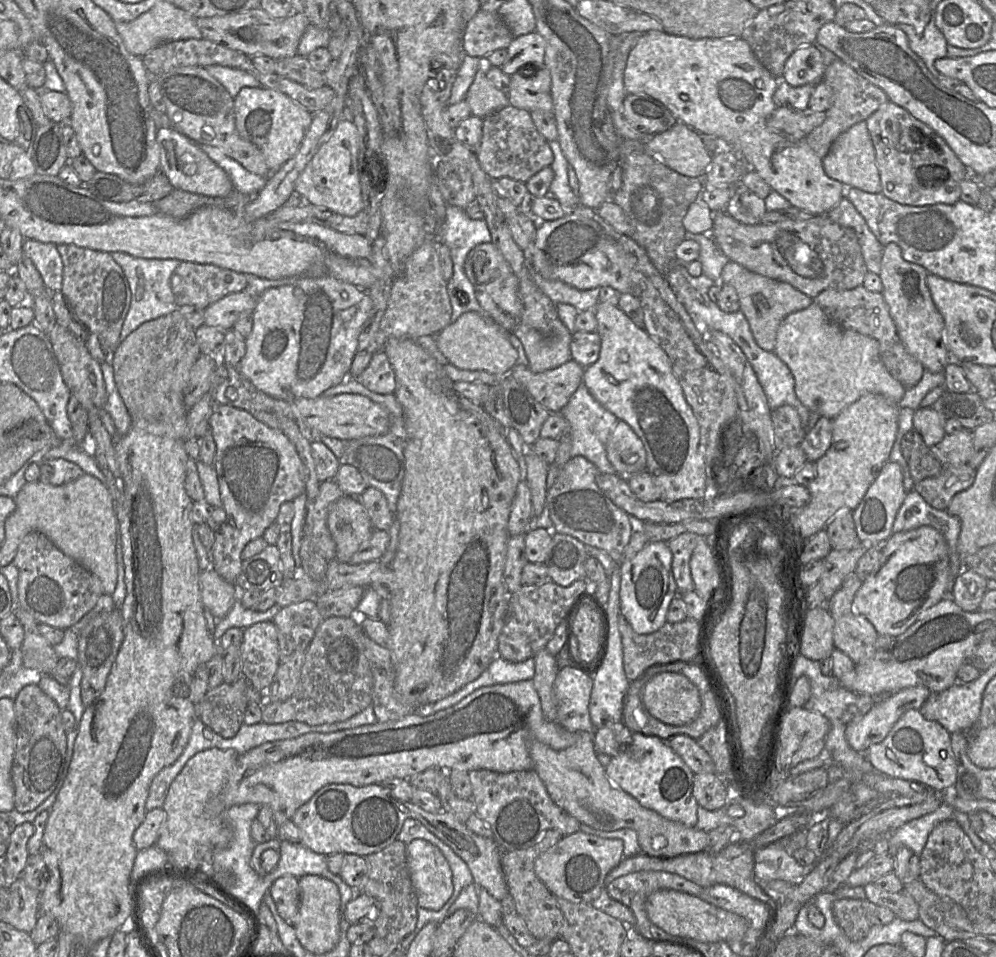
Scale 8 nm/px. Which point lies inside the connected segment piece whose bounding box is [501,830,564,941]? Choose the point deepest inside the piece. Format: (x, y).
(535, 904)

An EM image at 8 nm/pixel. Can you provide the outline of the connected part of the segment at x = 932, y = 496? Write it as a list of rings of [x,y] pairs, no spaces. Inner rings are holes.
[[[963,428],[957,433],[946,434],[939,443],[930,447],[930,450],[940,461],[942,470],[936,476],[928,477],[915,483],[914,490],[932,507],[939,510],[947,510],[953,497],[958,492],[969,488],[974,482],[976,470],[969,465],[973,452],[973,432]]]

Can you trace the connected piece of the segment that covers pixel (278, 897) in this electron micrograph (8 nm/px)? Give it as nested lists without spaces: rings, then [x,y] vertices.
[[[292,875],[279,877],[272,883],[269,889],[278,914],[288,925],[293,927],[300,904],[298,879]]]

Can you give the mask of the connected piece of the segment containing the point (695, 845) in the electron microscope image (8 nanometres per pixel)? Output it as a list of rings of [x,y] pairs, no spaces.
[[[578,733],[577,742],[563,750],[554,750],[537,740],[528,740],[532,769],[536,771],[558,807],[581,824],[597,830],[634,830],[638,835],[641,852],[648,856],[672,858],[709,849],[709,833],[662,817],[643,807],[635,798],[614,785],[597,758],[593,733]]]

